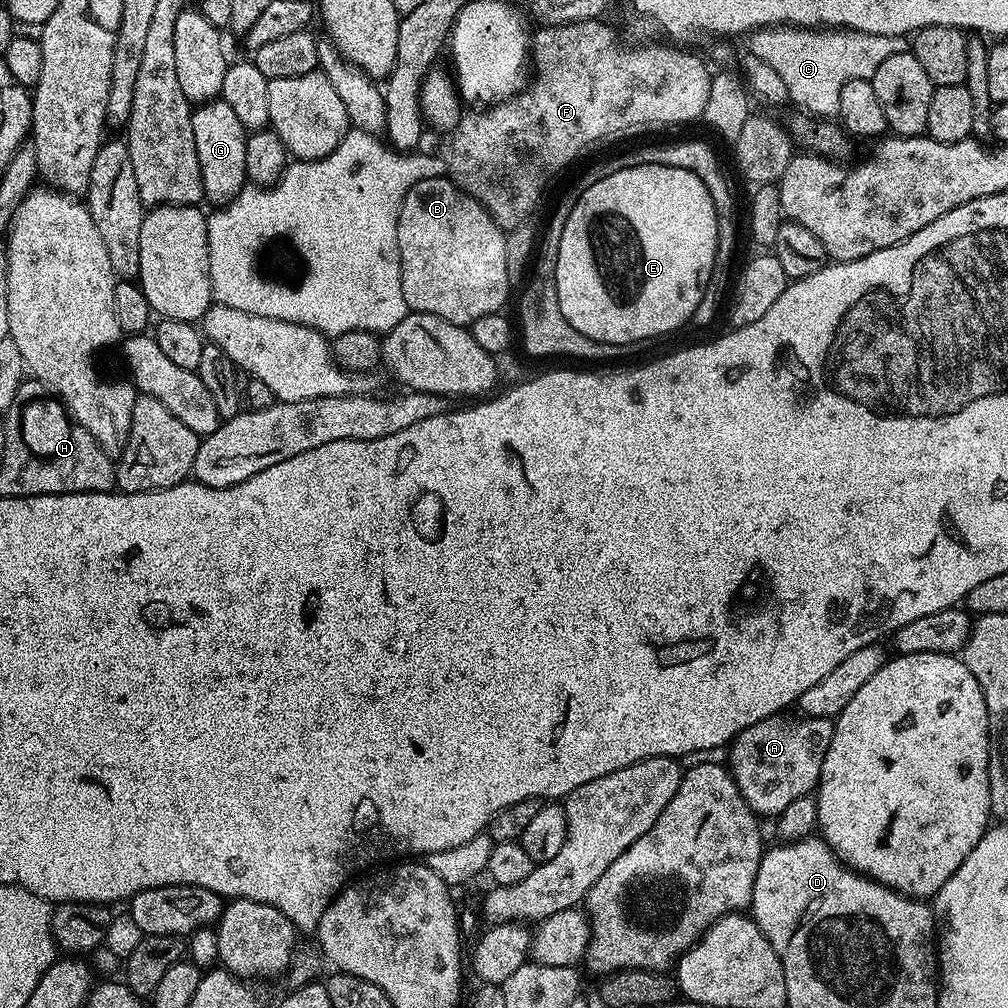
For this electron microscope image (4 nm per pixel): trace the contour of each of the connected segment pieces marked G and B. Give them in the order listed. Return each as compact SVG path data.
M222 98L197 107L192 114L190 139L198 150L198 166L202 174L204 200L212 206L228 204L246 186L246 146L248 136L238 122L234 110Z
M433 174L412 187L398 214L398 271L402 278L402 298L414 312L429 312L455 324L471 326L484 315L500 312L508 300L508 263L505 229L485 208L444 174Z

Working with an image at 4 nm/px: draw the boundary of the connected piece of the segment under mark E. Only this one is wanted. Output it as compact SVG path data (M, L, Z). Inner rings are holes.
M635 164L629 168L620 168L614 174L606 174L606 178L601 180L592 180L589 185L580 197L575 197L570 218L566 218L566 226L562 230L562 242L558 246L556 289L558 306L562 306L566 320L584 336L609 346L632 344L635 340L648 340L651 336L664 336L682 327L687 320L691 321L696 315L698 302L702 302L708 288L718 250L718 216L702 178L686 168L675 168L670 164Z

